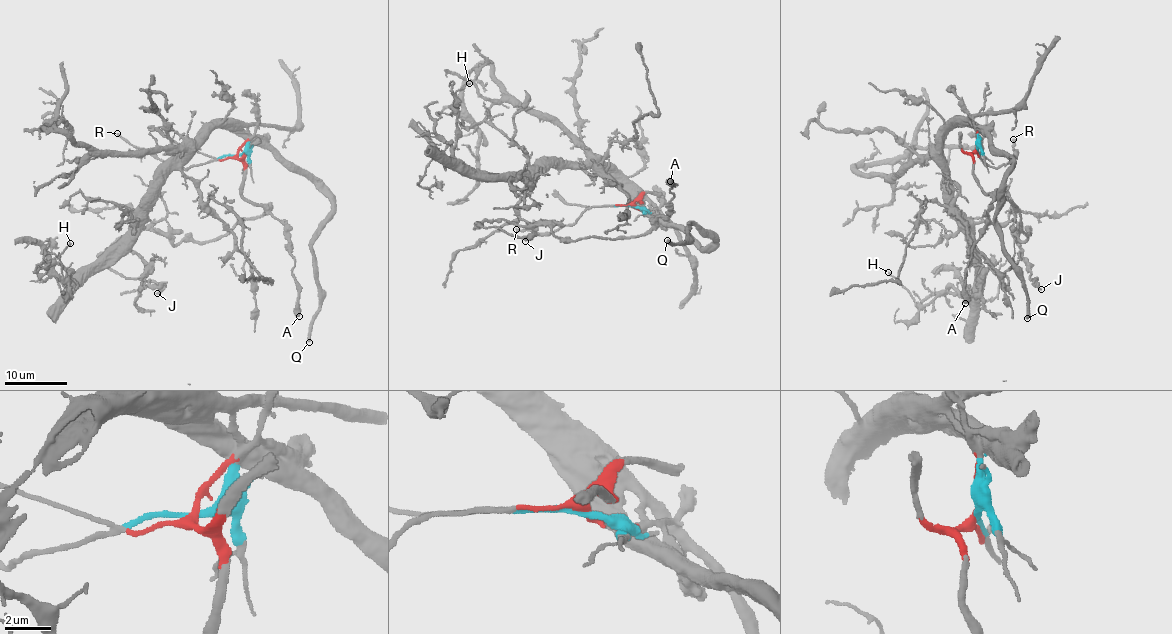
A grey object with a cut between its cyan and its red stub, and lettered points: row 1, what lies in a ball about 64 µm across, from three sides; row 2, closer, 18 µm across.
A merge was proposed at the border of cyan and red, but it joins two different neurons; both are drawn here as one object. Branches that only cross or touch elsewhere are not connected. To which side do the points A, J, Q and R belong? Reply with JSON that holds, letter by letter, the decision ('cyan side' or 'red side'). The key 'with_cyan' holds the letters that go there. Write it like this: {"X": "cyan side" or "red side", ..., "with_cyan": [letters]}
{"A": "red side", "J": "red side", "Q": "cyan side", "R": "cyan side", "with_cyan": ["Q", "R"]}

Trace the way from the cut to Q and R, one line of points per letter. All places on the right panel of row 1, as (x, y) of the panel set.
Q: (977, 148), (976, 142), (981, 133), (1012, 162), (995, 222), (1001, 250), (1022, 283), (1027, 319)
R: (977, 148), (984, 163), (997, 168), (1013, 159), (1012, 138)

